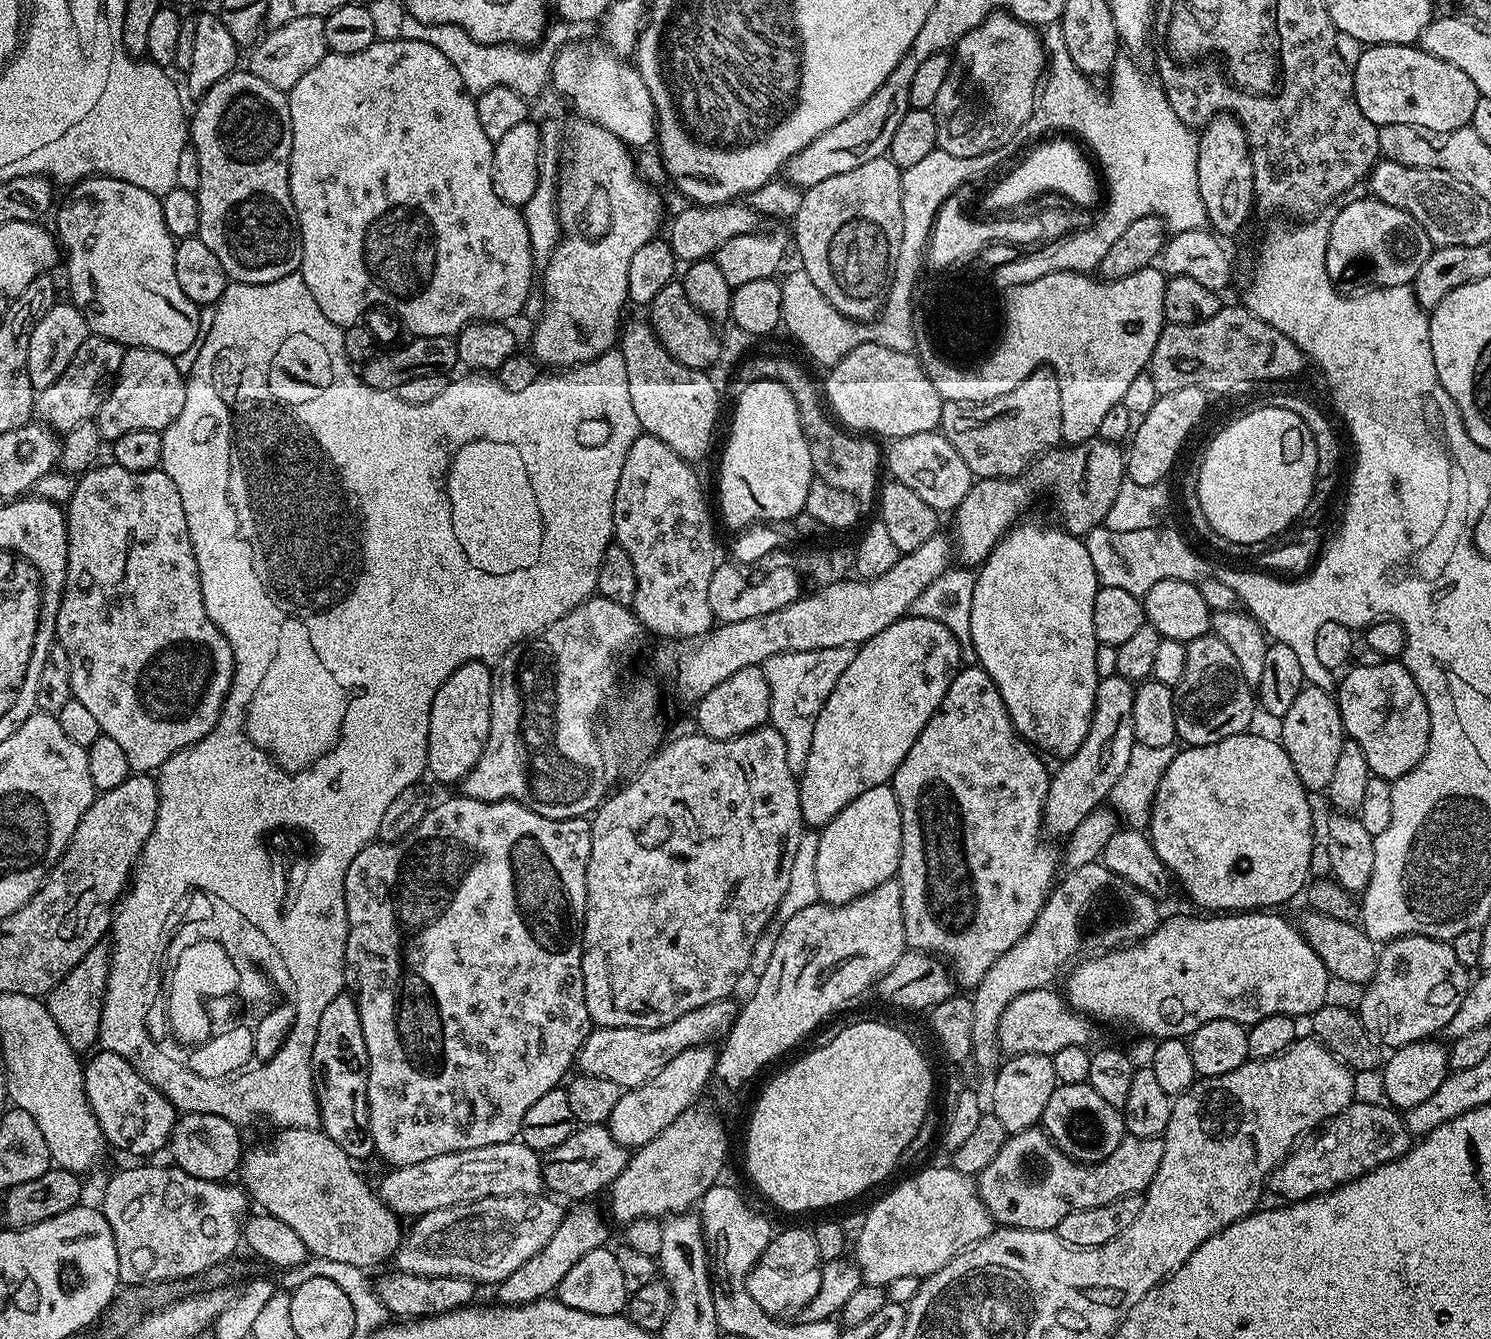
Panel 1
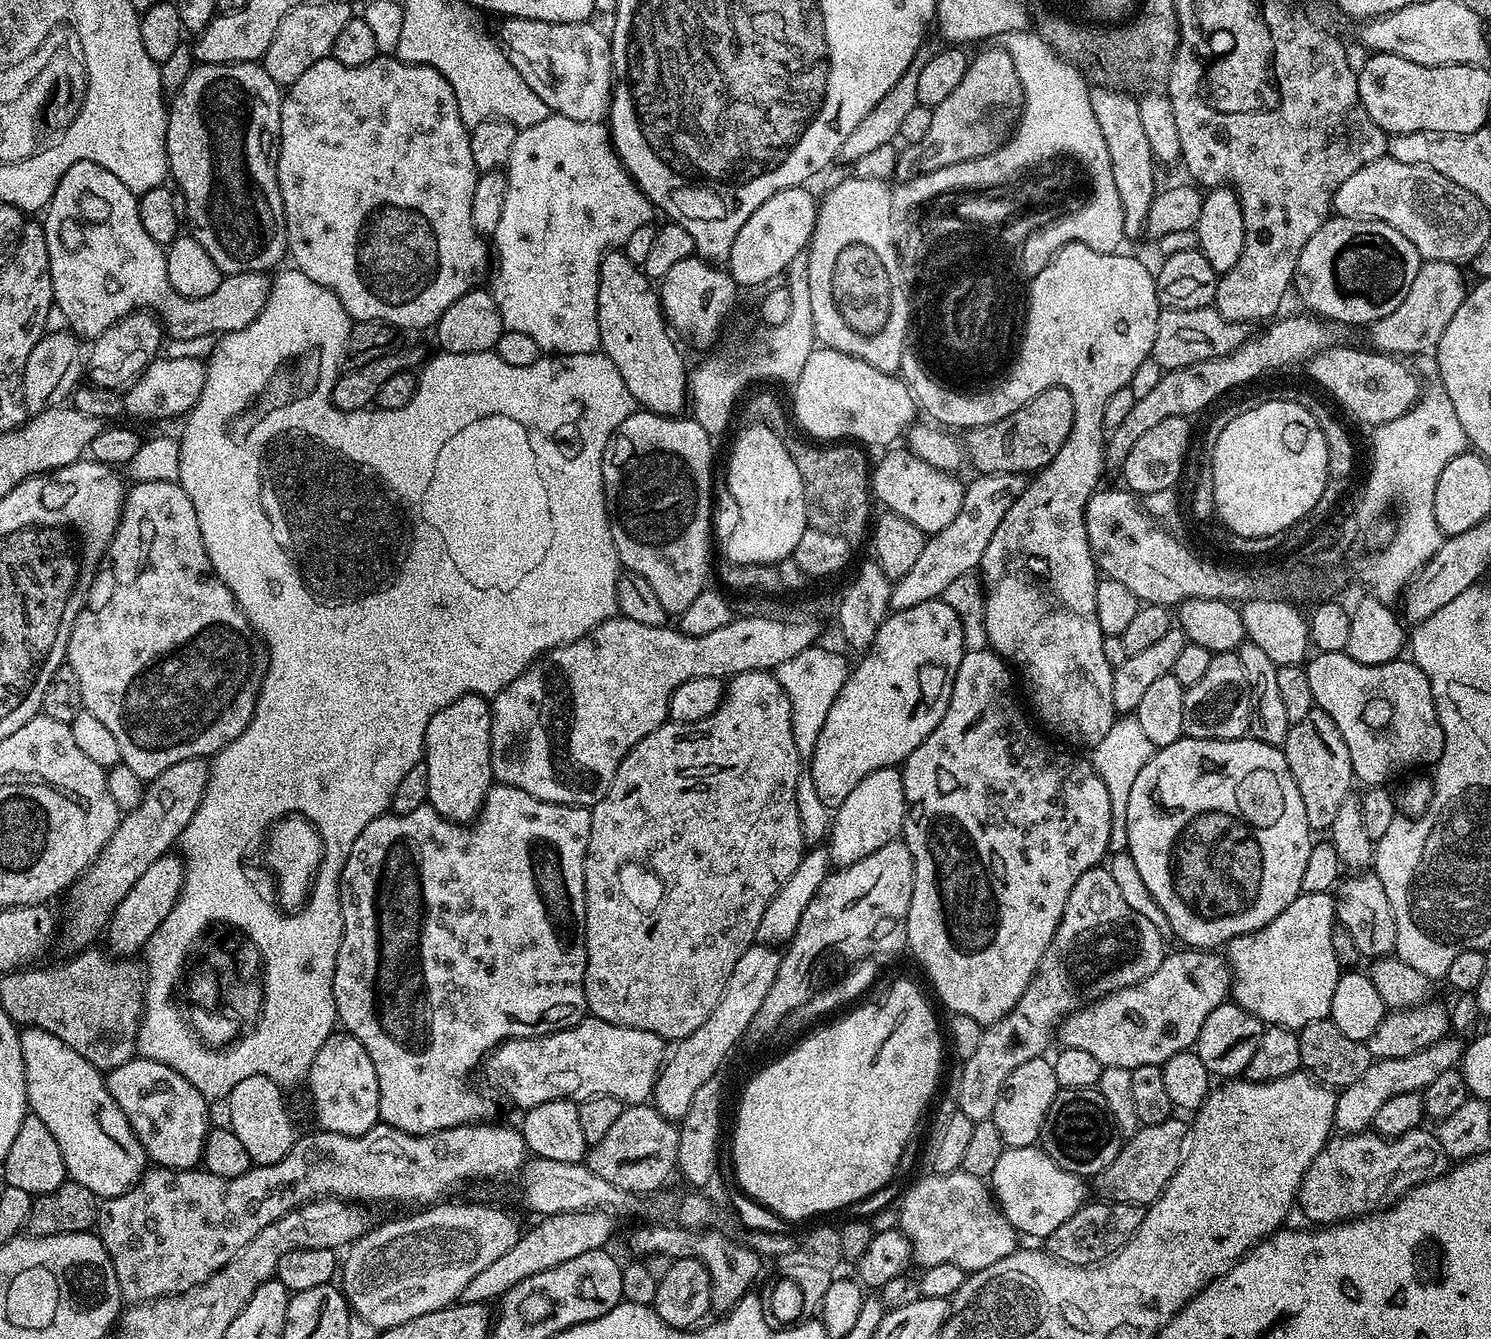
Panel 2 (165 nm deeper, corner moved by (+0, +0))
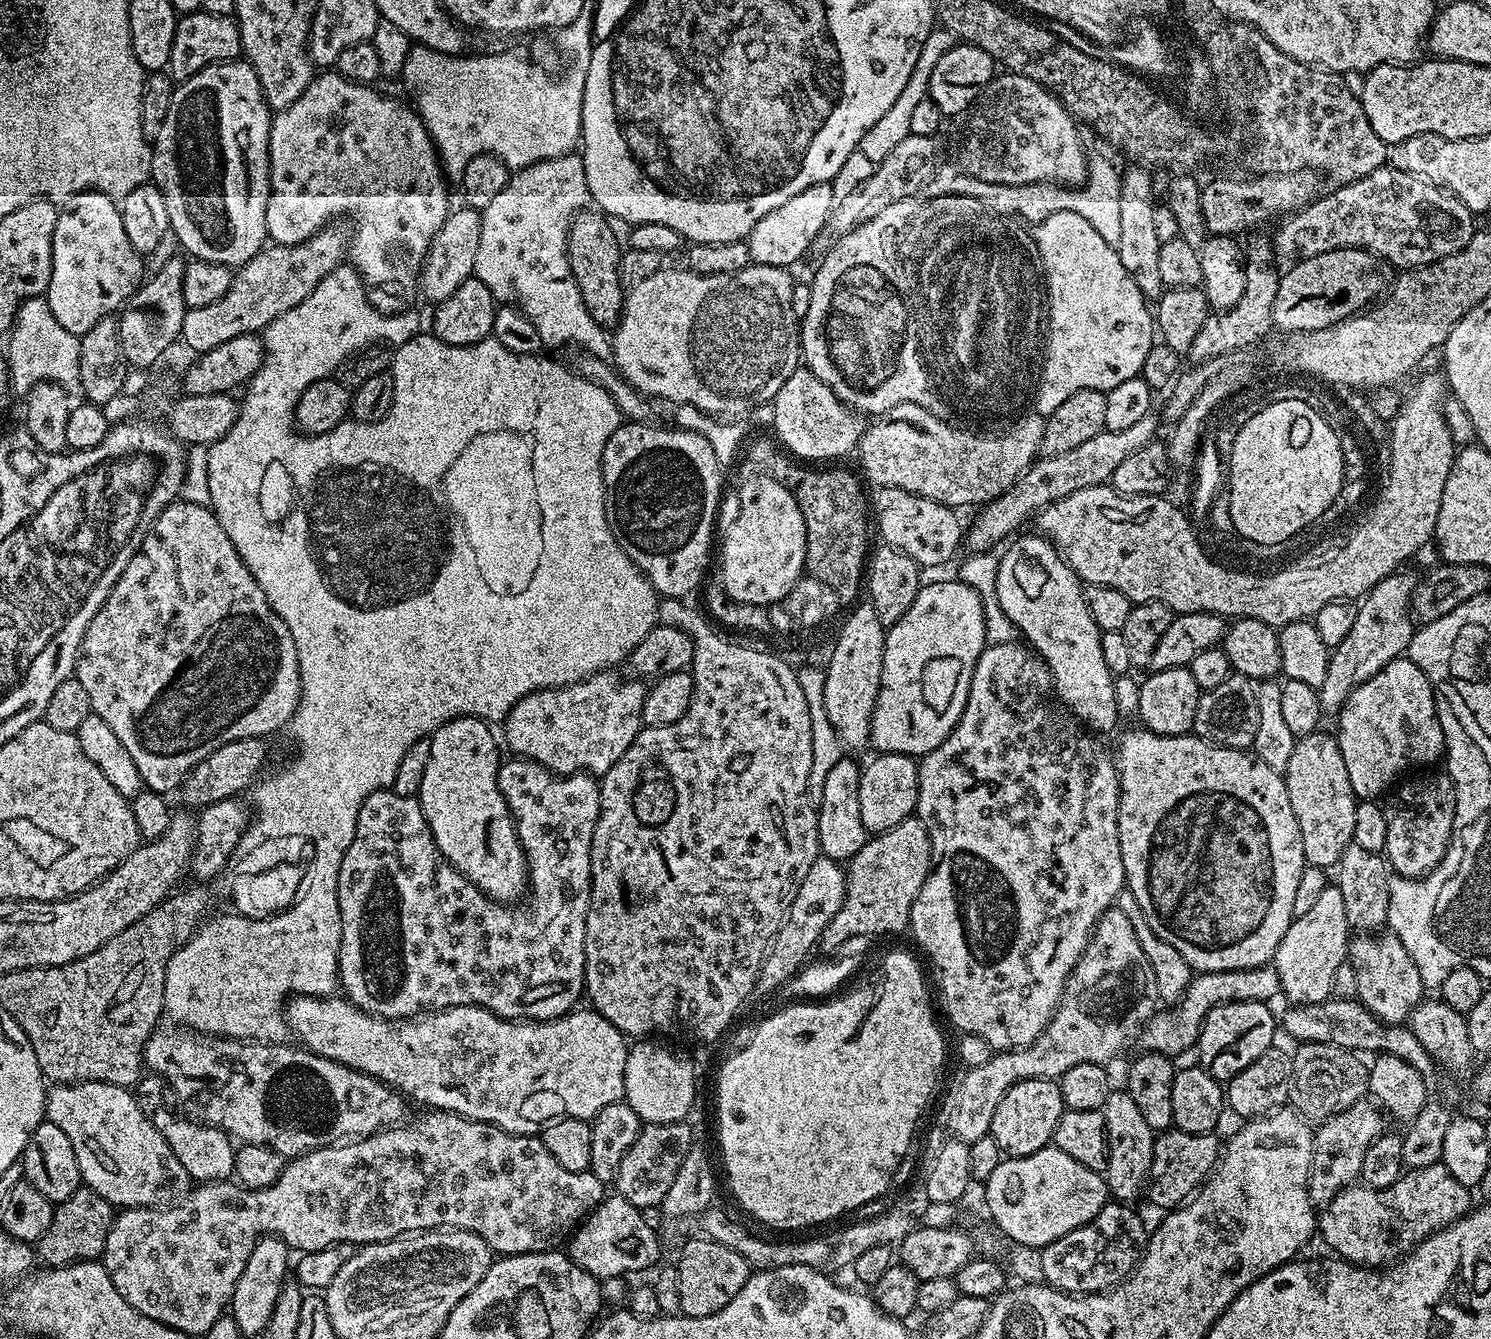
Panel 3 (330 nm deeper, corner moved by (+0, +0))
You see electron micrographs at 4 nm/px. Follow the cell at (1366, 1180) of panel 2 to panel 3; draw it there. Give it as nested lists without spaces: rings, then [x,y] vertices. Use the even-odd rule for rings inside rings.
[[[1443,1162],[1405,1171],[1398,1178],[1398,1182],[1385,1188],[1370,1188],[1357,1182],[1342,1189],[1329,1204],[1319,1209],[1318,1236],[1336,1251],[1333,1253],[1339,1259],[1347,1260],[1348,1263],[1357,1266],[1380,1270],[1407,1256],[1428,1236],[1450,1226],[1455,1220],[1462,1219],[1473,1207],[1474,1201],[1471,1194],[1473,1193],[1470,1188],[1458,1182]]]

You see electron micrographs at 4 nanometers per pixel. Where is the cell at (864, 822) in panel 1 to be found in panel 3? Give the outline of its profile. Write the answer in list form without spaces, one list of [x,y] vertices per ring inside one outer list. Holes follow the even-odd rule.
[[[882,752],[873,757],[873,760],[860,772],[860,785],[856,788],[854,801],[854,811],[862,814],[862,826],[866,826],[869,834],[890,830],[898,826],[898,822],[909,819],[915,813],[918,802],[918,770],[920,769],[917,757],[914,756],[897,752]]]

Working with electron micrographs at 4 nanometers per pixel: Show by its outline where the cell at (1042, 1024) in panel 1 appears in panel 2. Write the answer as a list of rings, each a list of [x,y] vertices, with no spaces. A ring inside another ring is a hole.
[[[1216,950],[1169,951],[1162,966],[1141,984],[1112,992],[1064,1017],[1058,1025],[1059,1043],[1086,1050],[1104,1067],[1137,1068],[1164,1065],[1174,1054],[1189,1051],[1202,1030],[1202,1022],[1232,991],[1232,969]]]

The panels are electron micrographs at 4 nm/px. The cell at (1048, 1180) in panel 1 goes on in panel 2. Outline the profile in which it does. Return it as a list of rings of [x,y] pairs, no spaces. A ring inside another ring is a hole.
[[[1173,1118],[1157,1124],[1145,1124],[1120,1145],[1118,1158],[1094,1178],[1096,1196],[1114,1204],[1152,1204],[1164,1193],[1164,1187],[1174,1178],[1186,1152],[1186,1124]]]

